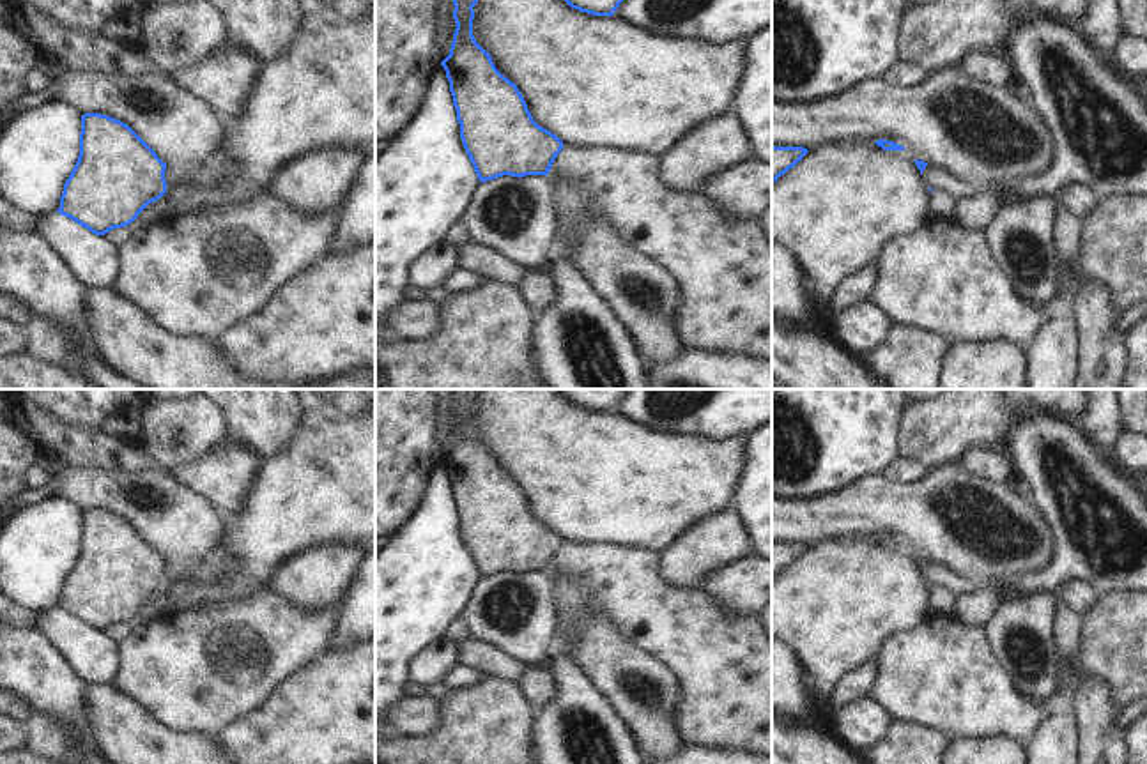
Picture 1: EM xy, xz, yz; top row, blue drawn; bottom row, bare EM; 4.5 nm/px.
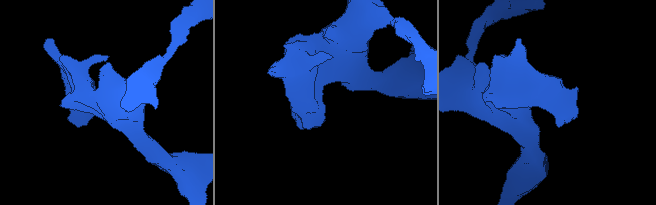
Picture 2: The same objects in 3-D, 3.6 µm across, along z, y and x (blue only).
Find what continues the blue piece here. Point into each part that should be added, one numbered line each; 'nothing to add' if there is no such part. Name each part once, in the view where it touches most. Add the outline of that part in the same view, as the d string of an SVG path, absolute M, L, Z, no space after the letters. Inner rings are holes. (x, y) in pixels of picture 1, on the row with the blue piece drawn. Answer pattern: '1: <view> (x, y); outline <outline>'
nothing to add

